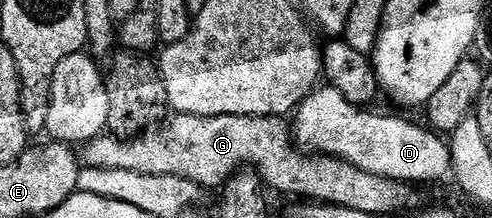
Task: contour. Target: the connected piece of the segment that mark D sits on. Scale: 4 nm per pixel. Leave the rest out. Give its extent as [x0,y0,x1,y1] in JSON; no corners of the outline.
[290,85,452,183]

